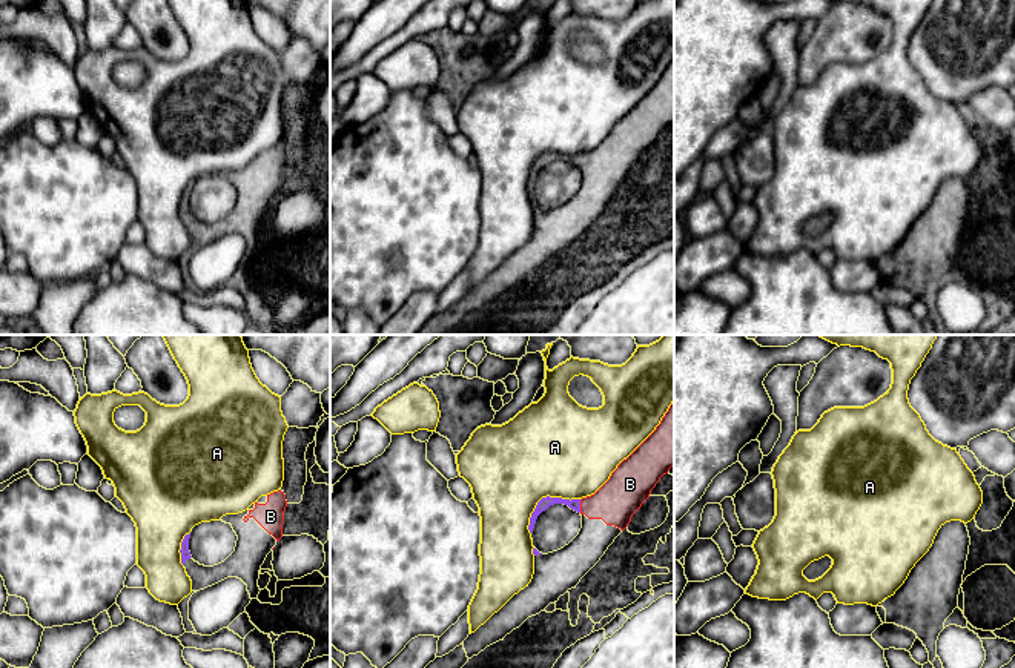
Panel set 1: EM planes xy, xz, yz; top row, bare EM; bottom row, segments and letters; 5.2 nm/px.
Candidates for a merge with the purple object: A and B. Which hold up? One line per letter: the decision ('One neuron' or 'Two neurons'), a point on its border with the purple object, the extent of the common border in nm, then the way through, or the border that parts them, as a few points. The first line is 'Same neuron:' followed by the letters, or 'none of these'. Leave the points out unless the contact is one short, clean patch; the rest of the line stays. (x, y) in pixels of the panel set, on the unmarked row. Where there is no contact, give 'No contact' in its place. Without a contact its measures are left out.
Same neuron: B
A: Two neurons. Touches purple at xz (544, 154). Shared border 320 nm
B: One neuron. Touches purple at xz (579, 162). Shared border 70 nm

